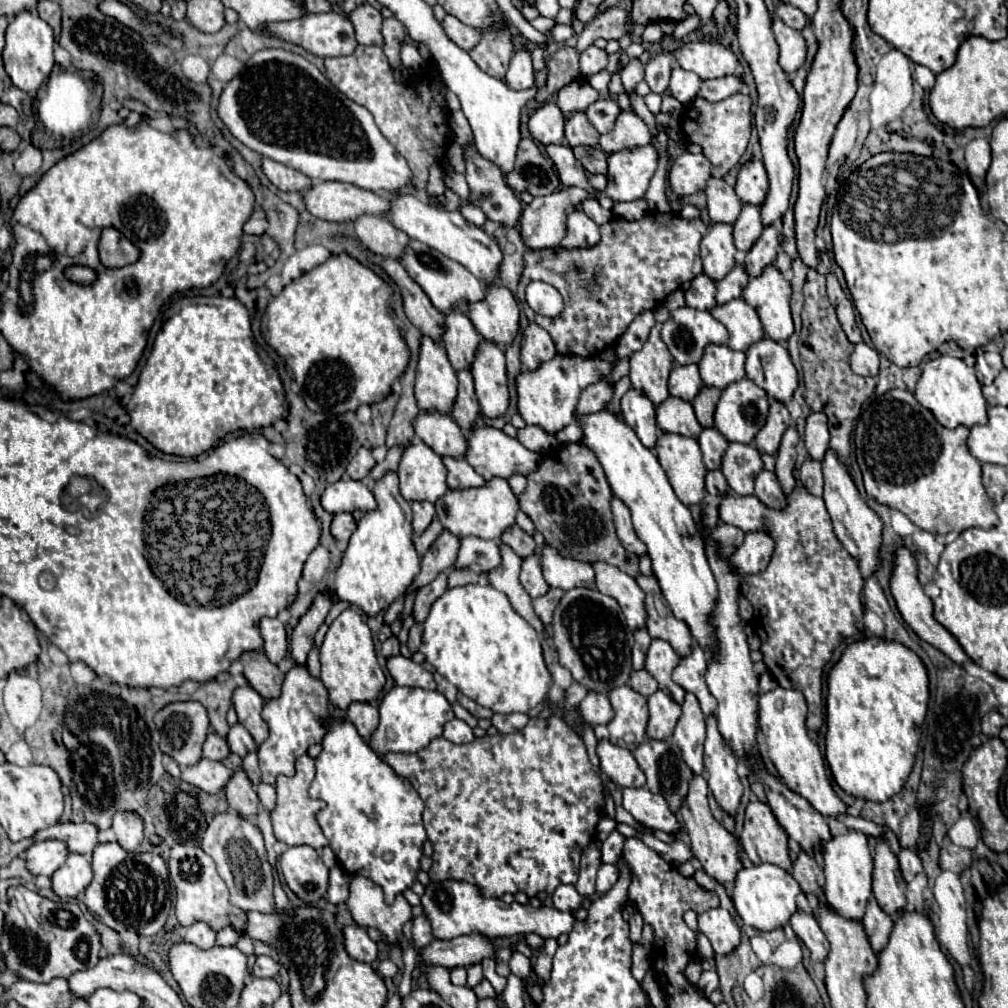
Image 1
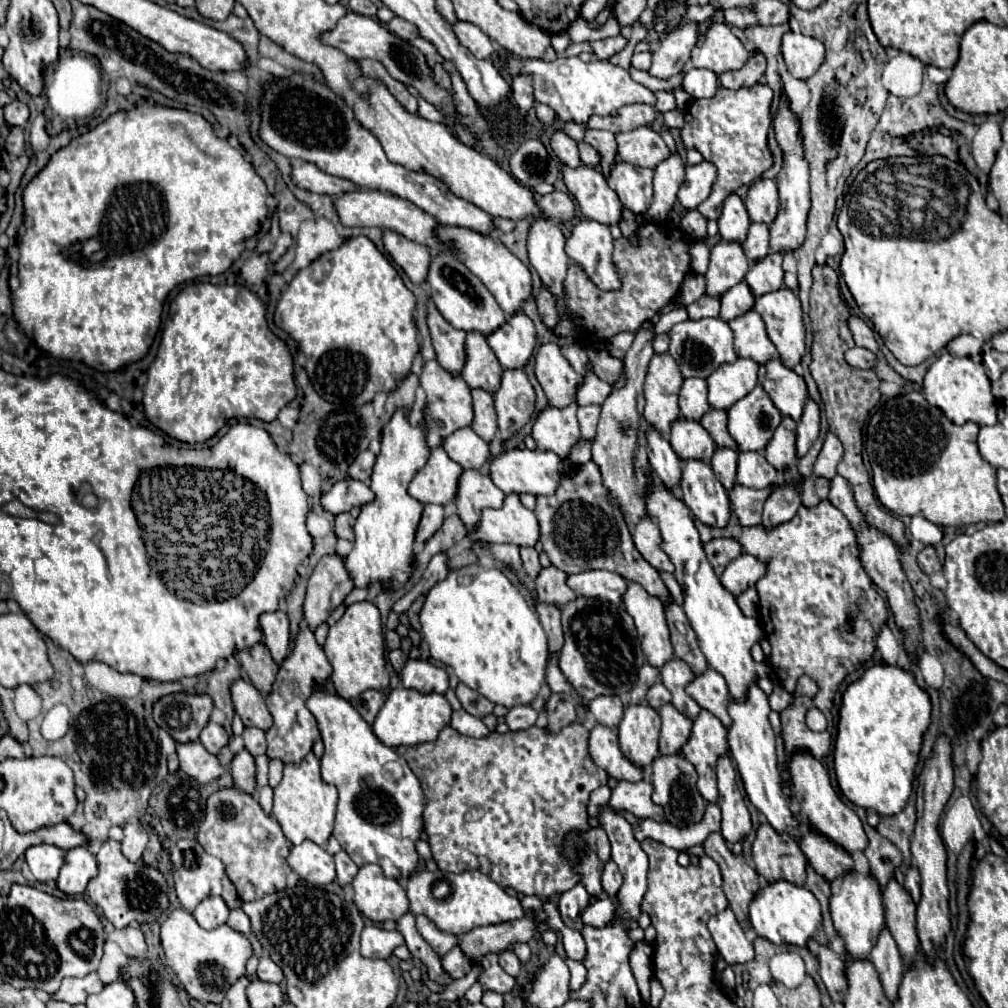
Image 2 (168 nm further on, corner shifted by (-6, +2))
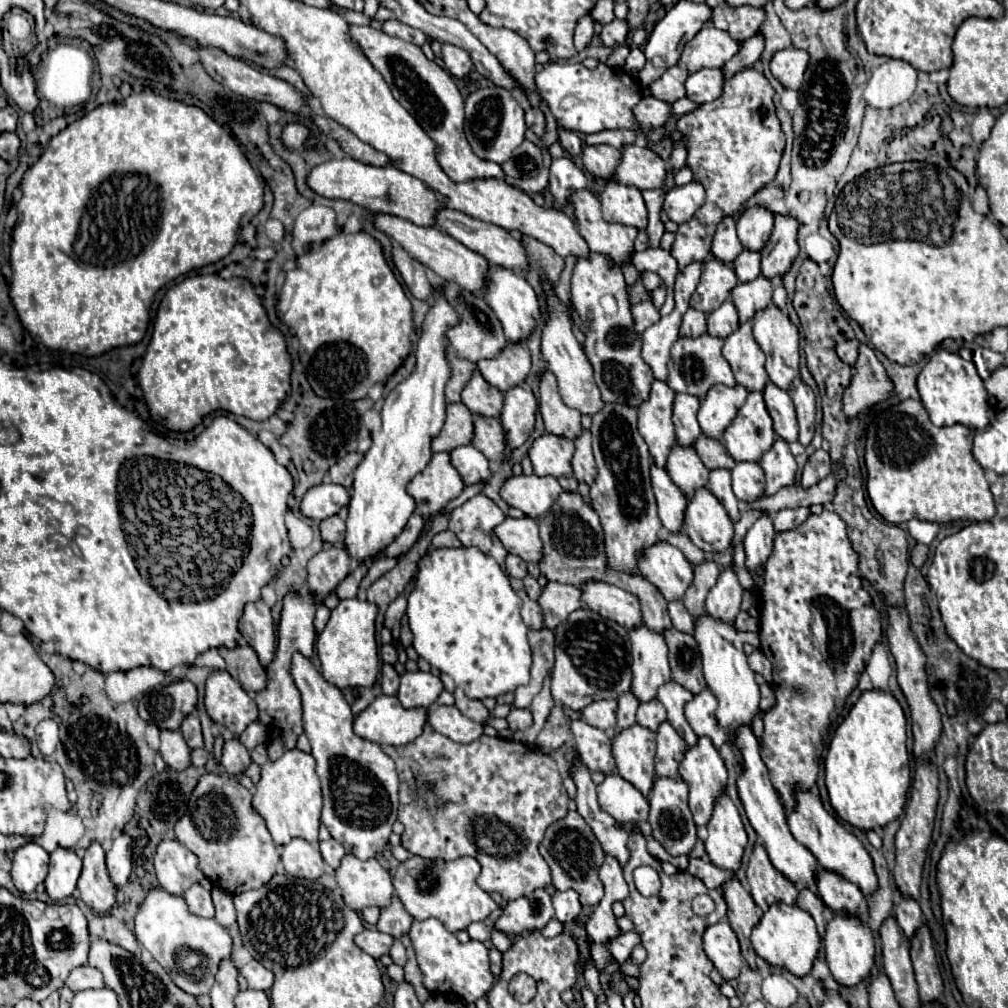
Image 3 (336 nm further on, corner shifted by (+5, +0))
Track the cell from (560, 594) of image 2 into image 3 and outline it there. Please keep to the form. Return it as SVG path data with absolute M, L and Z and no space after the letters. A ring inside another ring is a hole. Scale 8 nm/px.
M549 581L539 597L539 605L545 611L545 627L555 631L557 625L561 625L573 611L581 609L583 607L581 593L583 591L575 585Z

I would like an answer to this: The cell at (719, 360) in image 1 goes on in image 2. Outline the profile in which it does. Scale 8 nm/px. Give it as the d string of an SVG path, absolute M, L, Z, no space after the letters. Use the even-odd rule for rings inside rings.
M738 357L734 363L720 365L708 381L708 401L714 409L728 409L732 403L748 395L758 383L758 363Z

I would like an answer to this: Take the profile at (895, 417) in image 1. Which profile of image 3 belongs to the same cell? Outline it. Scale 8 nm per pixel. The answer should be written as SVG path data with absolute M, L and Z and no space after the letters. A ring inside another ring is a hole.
M907 399L899 405L893 405L869 423L867 429L867 445L865 445L865 465L869 471L867 477L867 493L871 497L877 513L889 523L903 523L911 519L949 523L957 519L969 521L989 521L995 515L995 501L989 491L989 483L985 479L983 467L975 461L973 453L973 431L965 425L953 427L935 427L921 407L921 401Z

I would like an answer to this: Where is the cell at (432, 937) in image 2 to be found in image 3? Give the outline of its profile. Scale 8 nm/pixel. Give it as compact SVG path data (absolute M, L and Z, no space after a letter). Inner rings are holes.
M439 919L413 921L409 929L409 937L413 941L417 963L423 975L423 987L433 995L441 995L449 1001L475 1003L479 997L485 997L493 985L493 975L489 971L487 947L479 941L459 943L457 937L445 929Z

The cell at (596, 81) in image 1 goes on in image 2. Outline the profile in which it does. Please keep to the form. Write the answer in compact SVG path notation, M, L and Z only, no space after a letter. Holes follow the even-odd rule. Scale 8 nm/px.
M580 57L544 61L544 59L502 59L510 75L530 73L534 77L534 97L538 103L550 105L562 121L586 123L590 115L616 115L626 103L654 103L654 93L640 83L634 83L627 71L610 61L592 59L584 63Z

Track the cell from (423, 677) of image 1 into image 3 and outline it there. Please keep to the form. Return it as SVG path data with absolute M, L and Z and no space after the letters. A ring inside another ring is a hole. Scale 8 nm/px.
M415 671L415 673L405 673L401 677L401 687L397 697L405 709L415 709L415 707L429 709L437 701L441 691L443 683L437 675Z

